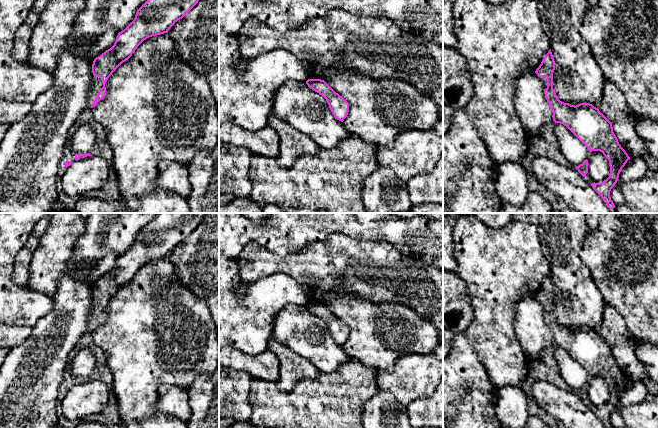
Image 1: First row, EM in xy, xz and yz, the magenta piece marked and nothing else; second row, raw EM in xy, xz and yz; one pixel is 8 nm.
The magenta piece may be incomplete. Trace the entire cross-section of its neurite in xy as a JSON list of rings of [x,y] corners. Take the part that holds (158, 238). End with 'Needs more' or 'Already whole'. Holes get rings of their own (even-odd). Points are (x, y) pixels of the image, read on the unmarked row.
[[[158,213],[136,236],[134,244],[118,257],[114,269],[92,288],[93,307],[88,330],[93,332],[106,320],[105,308],[112,297],[147,262],[167,257],[202,222],[206,213]]]. Needs more

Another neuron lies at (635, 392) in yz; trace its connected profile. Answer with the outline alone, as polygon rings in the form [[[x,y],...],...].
[[[630,382],[622,392],[615,410],[610,415],[610,421],[614,428],[623,428],[624,419],[622,409],[631,404],[637,404],[647,396],[647,388],[642,382]]]

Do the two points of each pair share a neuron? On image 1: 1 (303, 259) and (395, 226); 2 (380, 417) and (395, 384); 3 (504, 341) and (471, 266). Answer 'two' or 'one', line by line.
1: two
2: two
3: one

